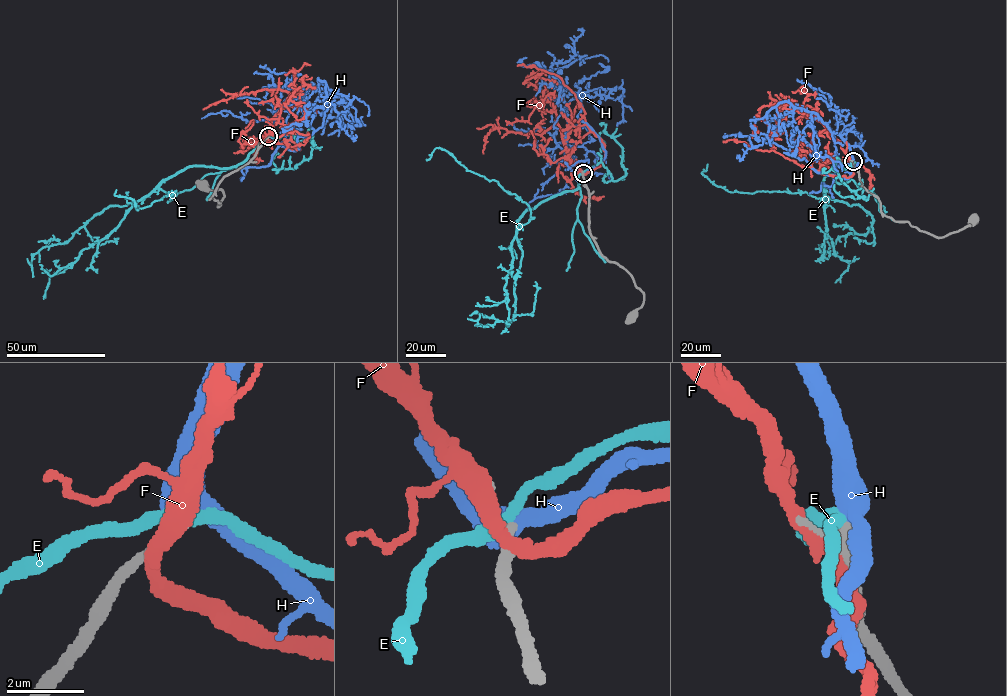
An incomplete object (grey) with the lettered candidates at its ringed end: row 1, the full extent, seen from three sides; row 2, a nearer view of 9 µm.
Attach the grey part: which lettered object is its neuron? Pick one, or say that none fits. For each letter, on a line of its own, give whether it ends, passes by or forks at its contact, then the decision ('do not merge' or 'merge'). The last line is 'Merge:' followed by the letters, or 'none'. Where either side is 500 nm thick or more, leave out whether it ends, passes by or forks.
E: it passes by; do not merge
F: it passes by; do not merge
H: it passes by; merge
Merge: H

